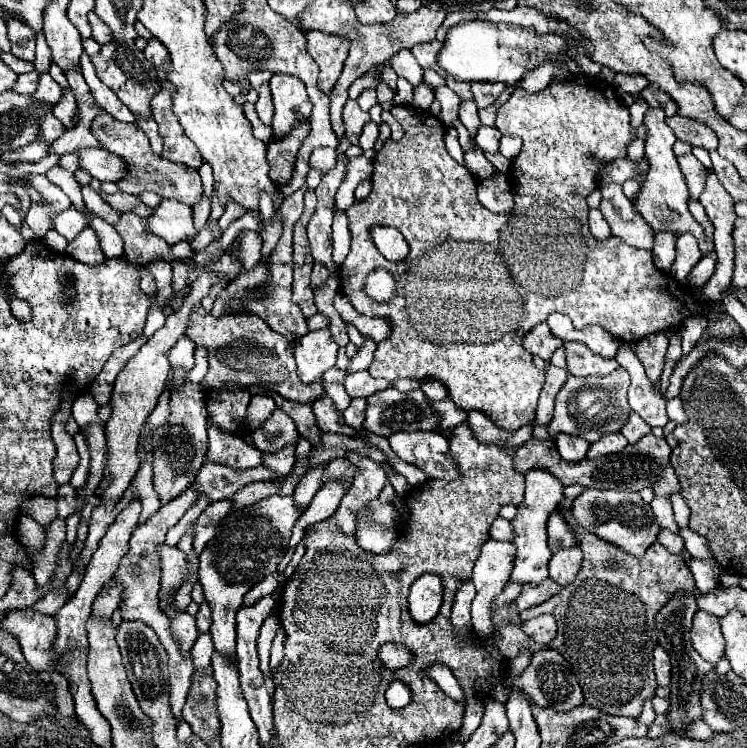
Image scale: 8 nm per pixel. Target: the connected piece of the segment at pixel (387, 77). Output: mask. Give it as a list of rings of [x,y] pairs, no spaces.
[[[384,64],[384,66],[380,68],[380,72],[378,72],[378,74],[380,74],[380,80],[388,84],[388,88],[396,90],[396,80],[398,80],[398,76],[396,76],[396,72],[394,72],[388,64]]]

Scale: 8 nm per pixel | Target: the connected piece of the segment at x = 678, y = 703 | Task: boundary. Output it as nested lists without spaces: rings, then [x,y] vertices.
[[[688,592],[676,594],[656,616],[656,628],[658,628],[658,644],[668,652],[672,660],[672,686],[670,686],[670,722],[676,730],[682,730],[688,726],[692,720],[698,720],[702,716],[700,708],[700,686],[702,686],[702,676],[704,672],[710,672],[714,664],[706,662],[690,642],[690,628],[692,628],[692,618],[694,612],[698,610],[696,600]]]

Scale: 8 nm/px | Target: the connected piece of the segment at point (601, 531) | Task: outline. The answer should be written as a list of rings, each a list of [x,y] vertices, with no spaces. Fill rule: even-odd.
[[[584,490],[574,498],[572,514],[582,528],[614,546],[620,546],[620,550],[636,558],[644,556],[660,532],[660,526],[654,522],[650,504],[646,504],[638,492],[630,490]]]

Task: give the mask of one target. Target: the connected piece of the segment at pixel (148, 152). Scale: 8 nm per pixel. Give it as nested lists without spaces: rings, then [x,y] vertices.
[[[102,112],[94,122],[90,132],[94,134],[94,138],[100,142],[100,146],[116,156],[120,156],[126,162],[126,176],[124,180],[118,180],[118,186],[122,192],[128,194],[140,194],[144,190],[156,192],[160,198],[174,198],[186,206],[196,206],[200,202],[202,196],[202,182],[200,176],[194,168],[188,168],[184,164],[174,164],[170,160],[164,160],[162,156],[154,154],[150,147],[148,138],[144,136],[144,132],[140,128],[136,128],[134,124],[124,124],[114,120],[108,112]]]

